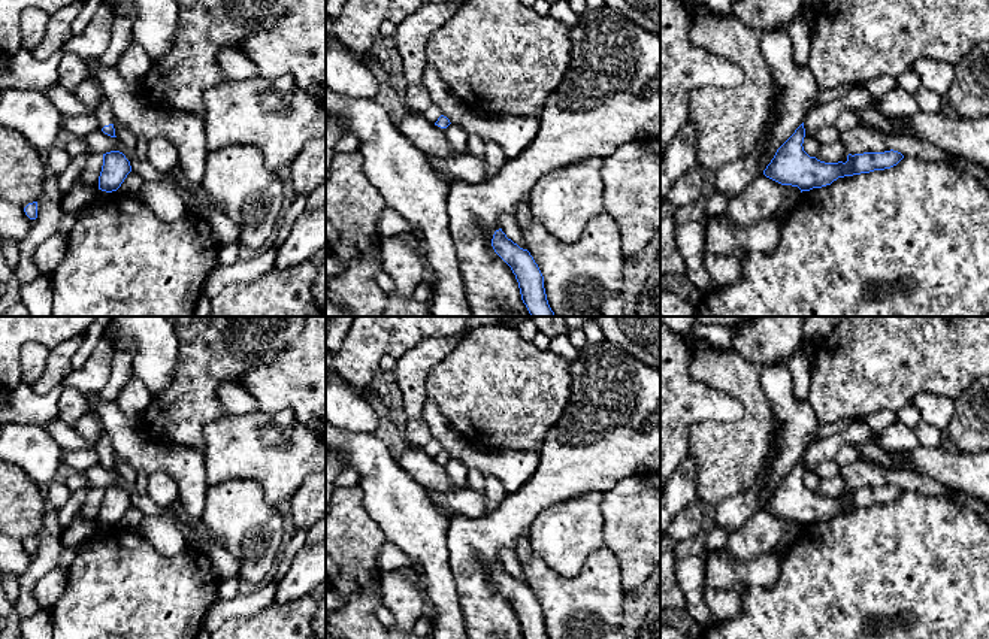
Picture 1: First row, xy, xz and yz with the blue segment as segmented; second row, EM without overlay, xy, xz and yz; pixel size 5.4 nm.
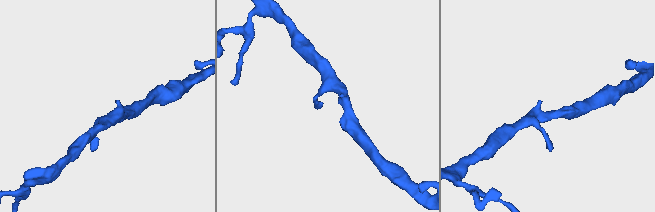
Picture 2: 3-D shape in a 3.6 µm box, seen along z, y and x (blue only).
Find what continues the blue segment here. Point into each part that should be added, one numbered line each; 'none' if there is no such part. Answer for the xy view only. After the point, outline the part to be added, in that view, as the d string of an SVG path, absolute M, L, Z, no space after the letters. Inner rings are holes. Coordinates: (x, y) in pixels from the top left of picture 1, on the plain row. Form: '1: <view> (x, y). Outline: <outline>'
1: xy (103, 447). Outline: M103 431L97 442L93 445L93 448L96 449L100 463L103 463L105 460L114 458L114 448L112 448L112 442L111 437L106 431Z

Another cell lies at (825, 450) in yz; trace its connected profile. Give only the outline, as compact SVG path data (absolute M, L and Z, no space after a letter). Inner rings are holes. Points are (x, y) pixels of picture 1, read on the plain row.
M855 420L844 431L808 446L804 455L805 470L814 470L819 463L834 460L838 448L843 443L856 445L868 437L869 428L865 420Z

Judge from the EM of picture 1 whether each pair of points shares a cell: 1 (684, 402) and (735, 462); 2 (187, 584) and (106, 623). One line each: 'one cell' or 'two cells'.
1: two cells
2: one cell

